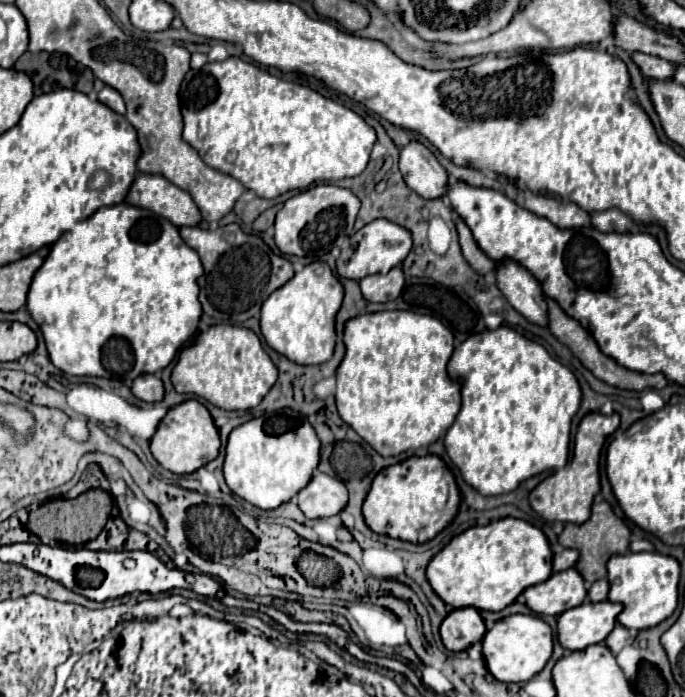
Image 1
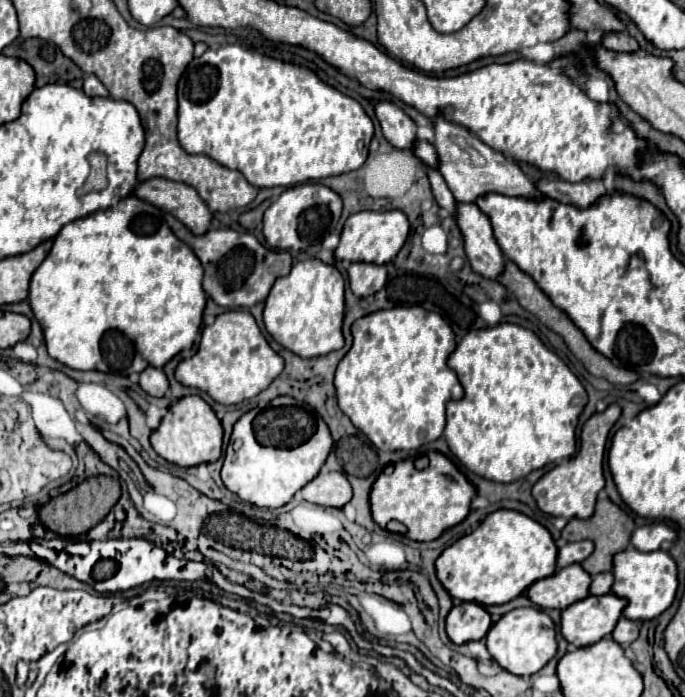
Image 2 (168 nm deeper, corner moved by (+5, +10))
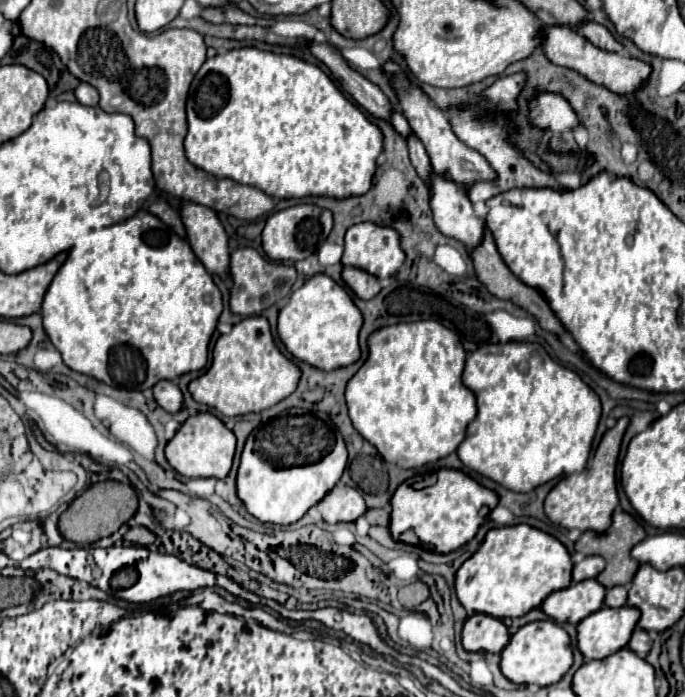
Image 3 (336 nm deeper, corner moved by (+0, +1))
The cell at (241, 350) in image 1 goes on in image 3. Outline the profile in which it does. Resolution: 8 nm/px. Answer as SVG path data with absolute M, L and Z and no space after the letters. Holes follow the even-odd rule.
M256 315L242 319L228 335L220 335L214 345L214 363L198 379L190 383L190 393L198 403L218 409L222 415L236 417L260 413L282 399L290 397L302 377L300 367L284 357L272 339L266 317Z

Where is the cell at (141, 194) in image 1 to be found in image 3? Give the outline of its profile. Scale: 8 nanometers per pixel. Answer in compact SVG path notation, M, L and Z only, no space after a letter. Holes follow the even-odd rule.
M186 201L182 207L182 221L188 241L202 265L212 275L226 279L226 267L230 267L230 247L228 235L216 213L204 205Z

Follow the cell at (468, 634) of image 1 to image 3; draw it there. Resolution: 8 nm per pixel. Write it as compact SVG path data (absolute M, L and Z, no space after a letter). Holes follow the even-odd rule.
M476 613L466 619L462 631L462 645L466 651L500 653L510 641L510 633L500 619Z

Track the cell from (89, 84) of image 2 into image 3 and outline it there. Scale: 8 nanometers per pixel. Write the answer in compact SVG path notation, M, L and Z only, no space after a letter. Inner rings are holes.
M80 83L76 89L74 89L74 95L76 95L76 99L78 99L78 103L82 103L82 105L88 105L88 107L96 107L98 105L98 91L92 87L92 85L88 85L88 83Z

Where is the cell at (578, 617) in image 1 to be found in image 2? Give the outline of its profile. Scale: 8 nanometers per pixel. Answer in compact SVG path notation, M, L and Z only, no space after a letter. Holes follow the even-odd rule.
M603 594L601 598L597 596L587 596L571 606L567 606L563 612L561 612L561 634L563 638L573 644L573 646L589 646L605 636L609 636L621 616L621 610L627 606L627 600L625 598L619 598L615 594Z

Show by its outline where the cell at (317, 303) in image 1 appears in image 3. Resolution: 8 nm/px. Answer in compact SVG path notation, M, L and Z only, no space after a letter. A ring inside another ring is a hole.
M314 275L300 289L296 289L288 305L280 309L278 317L278 335L286 349L292 353L292 357L322 371L346 367L360 359L360 329L360 309L354 305L346 289L334 283L328 275Z

